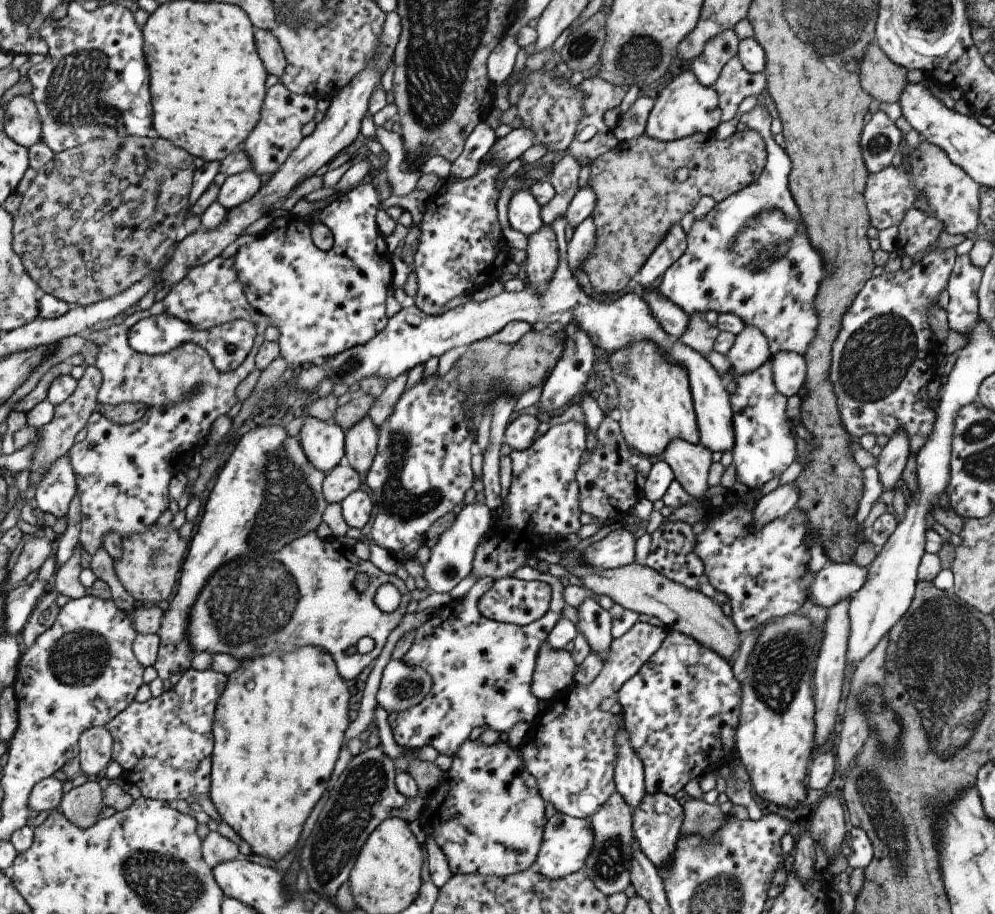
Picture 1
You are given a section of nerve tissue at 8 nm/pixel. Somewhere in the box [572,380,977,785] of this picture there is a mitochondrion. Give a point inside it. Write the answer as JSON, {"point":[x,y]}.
{"point":[779,668]}

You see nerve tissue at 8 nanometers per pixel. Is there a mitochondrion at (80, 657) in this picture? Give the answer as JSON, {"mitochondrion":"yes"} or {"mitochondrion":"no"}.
{"mitochondrion":"yes"}

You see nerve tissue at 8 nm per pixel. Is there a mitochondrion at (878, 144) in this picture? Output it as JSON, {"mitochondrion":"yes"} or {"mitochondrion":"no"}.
{"mitochondrion":"yes"}

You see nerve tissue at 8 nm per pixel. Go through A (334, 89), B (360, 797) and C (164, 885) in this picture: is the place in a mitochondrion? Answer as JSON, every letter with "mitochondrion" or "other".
{"A":"other","B":"mitochondrion","C":"mitochondrion"}

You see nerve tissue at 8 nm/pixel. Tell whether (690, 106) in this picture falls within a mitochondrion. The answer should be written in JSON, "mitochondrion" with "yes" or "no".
{"mitochondrion":"no"}

